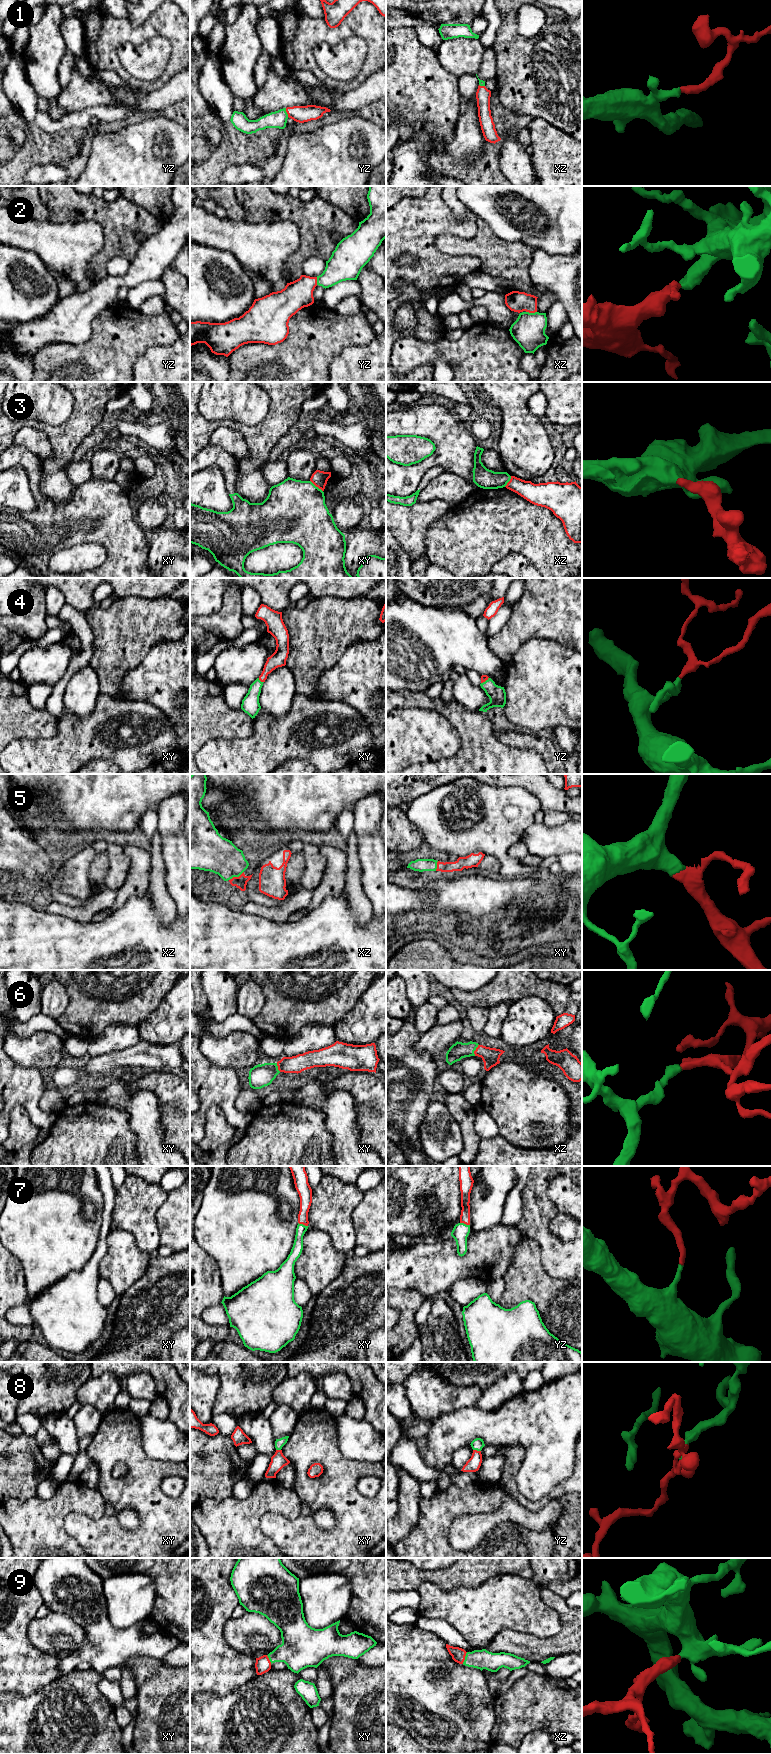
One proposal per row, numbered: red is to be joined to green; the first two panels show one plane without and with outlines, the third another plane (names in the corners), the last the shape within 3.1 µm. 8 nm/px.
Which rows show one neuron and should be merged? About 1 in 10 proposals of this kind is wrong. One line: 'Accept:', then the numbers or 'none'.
Accept: 1, 2, 4, 5, 6, 7, 8, 9

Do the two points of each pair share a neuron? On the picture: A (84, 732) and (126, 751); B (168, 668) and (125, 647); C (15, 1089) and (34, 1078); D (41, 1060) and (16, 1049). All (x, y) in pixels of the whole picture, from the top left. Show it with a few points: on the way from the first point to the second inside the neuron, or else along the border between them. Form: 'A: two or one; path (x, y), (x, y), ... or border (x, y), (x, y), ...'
A: one; path (94, 739), (113, 752), (116, 751)
B: two; border (155, 644), (143, 660), (127, 672)
C: one; path (20, 1086), (24, 1086), (29, 1081)
D: one; path (35, 1054), (22, 1050)

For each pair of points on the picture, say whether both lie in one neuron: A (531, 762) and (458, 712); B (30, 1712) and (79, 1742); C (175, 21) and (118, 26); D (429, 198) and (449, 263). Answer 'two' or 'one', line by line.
A: one
B: one
C: one
D: one

